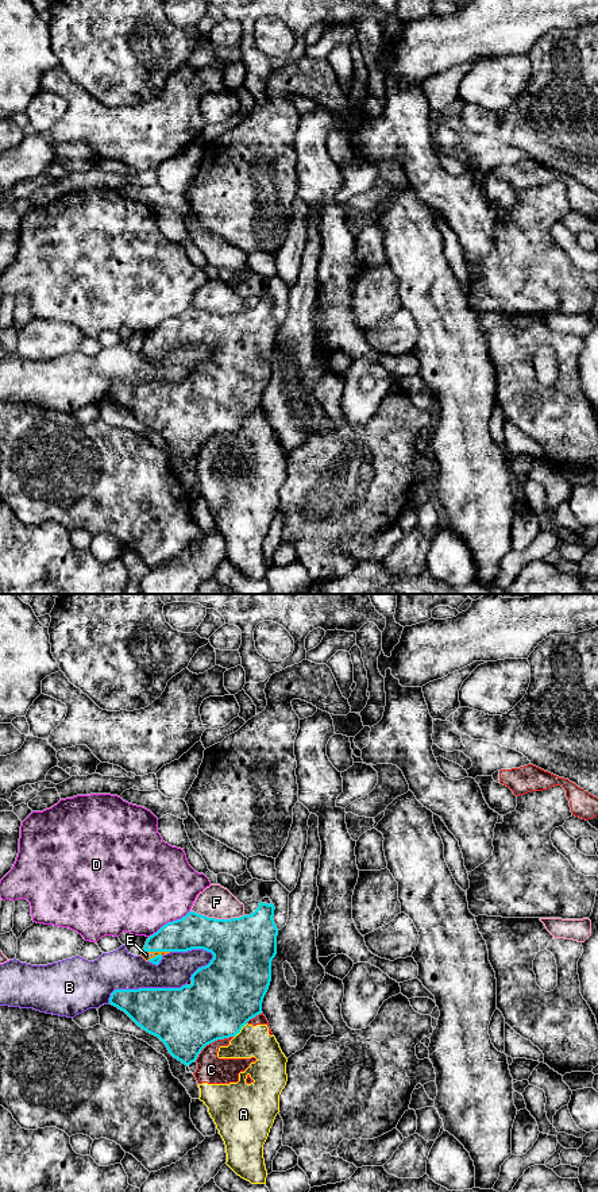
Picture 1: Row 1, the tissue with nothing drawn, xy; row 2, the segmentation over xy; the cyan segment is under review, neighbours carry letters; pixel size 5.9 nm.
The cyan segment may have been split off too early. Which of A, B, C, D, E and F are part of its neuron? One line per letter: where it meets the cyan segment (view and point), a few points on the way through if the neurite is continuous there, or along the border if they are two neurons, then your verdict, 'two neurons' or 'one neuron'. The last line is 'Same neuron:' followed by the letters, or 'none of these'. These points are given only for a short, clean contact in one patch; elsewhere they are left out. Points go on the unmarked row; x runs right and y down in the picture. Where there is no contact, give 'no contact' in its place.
A: contact xy (240, 424); two neurons
B: contact xy (145, 384); two neurons
C: contact xy (212, 436); two neurons
D: contact xy (169, 317); one neuron
E: contact xy (157, 346); one neuron
F: contact xy (218, 315); two neurons
Same neuron: D, E

